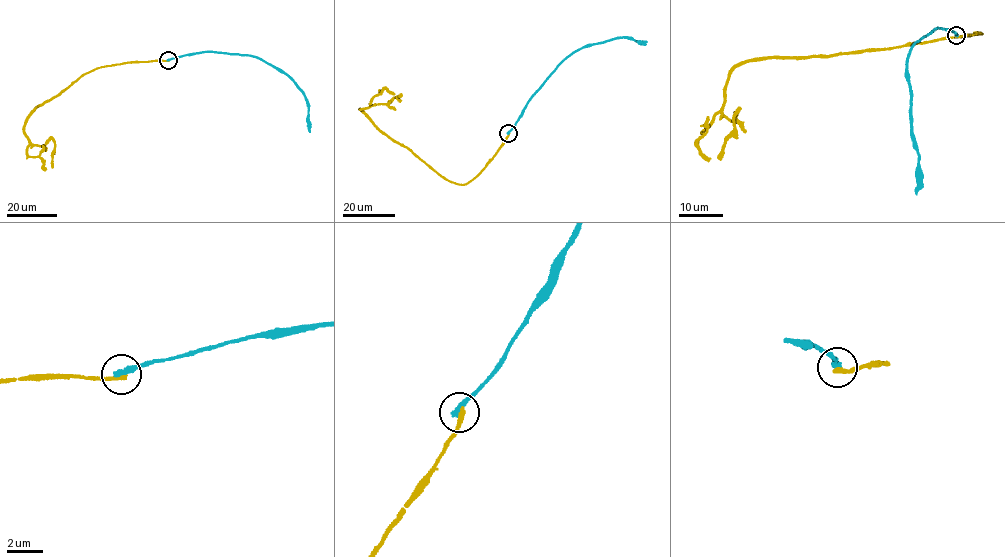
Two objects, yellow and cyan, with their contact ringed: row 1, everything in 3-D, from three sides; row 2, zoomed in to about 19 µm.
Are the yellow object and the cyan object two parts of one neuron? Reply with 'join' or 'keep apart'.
keep apart

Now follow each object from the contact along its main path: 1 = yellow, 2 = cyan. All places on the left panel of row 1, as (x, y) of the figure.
1: (168, 60), (96, 68), (34, 108), (24, 134), (34, 145), (44, 146), (52, 139), (52, 167)
2: (168, 60), (210, 51), (259, 58), (280, 69), (303, 94), (308, 108), (309, 132)

